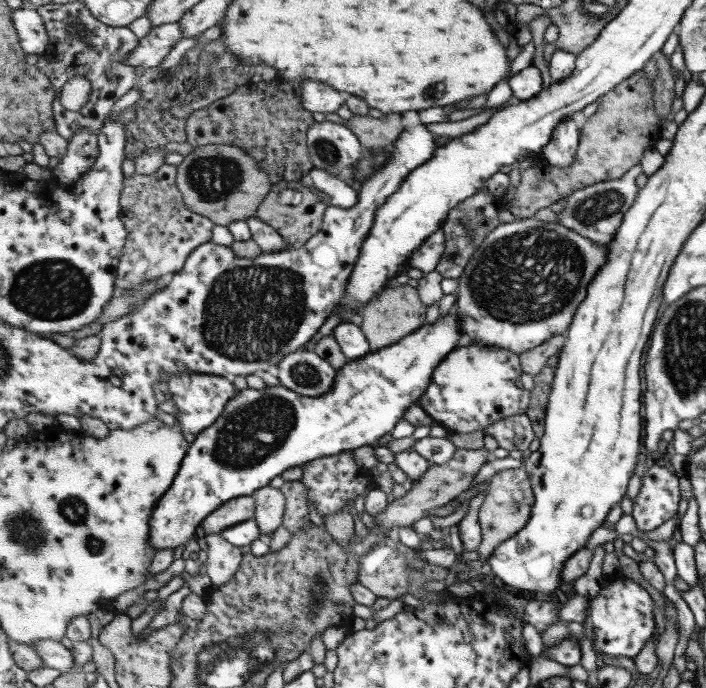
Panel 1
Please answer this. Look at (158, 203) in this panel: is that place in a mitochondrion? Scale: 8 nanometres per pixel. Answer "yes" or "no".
no

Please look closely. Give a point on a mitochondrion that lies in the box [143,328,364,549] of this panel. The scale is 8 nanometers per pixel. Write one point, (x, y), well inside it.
(250, 434)

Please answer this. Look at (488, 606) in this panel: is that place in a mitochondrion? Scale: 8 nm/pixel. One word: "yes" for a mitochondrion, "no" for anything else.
no

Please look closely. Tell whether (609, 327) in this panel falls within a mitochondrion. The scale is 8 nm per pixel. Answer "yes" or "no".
no

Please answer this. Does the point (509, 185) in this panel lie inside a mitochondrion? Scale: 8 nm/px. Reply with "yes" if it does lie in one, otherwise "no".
no

